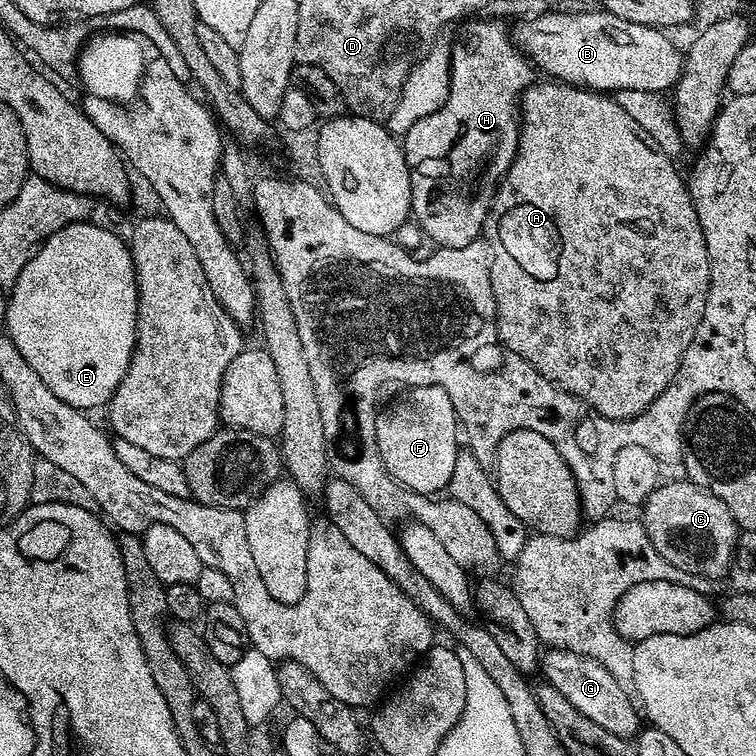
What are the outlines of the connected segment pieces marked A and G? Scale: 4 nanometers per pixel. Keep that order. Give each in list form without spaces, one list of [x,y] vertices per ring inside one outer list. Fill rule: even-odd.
[[[544,82],[548,84],[533,84],[524,89],[523,96],[518,100],[518,119],[520,122],[520,141],[518,142],[518,150],[514,162],[510,166],[510,170],[500,177],[496,185],[496,194],[492,197],[492,205],[488,211],[488,217],[484,223],[483,239],[487,243],[489,254],[489,270],[490,282],[493,286],[494,302],[496,303],[496,334],[499,343],[503,344],[508,351],[518,354],[526,362],[530,362],[530,366],[534,366],[534,370],[538,370],[538,374],[542,374],[550,382],[554,382],[562,390],[566,390],[571,396],[576,396],[584,401],[585,405],[591,411],[602,414],[611,420],[633,420],[638,414],[642,414],[654,402],[654,398],[658,398],[658,394],[662,394],[662,390],[666,390],[666,386],[674,378],[674,374],[678,370],[678,366],[682,362],[682,354],[686,354],[686,346],[690,346],[690,342],[694,338],[694,334],[698,330],[698,326],[702,322],[702,314],[706,310],[706,298],[708,297],[708,287],[710,286],[710,278],[712,277],[712,267],[708,261],[708,251],[706,250],[706,238],[702,234],[702,226],[698,222],[698,214],[694,210],[694,202],[692,195],[688,193],[688,186],[685,177],[680,176],[678,169],[672,165],[673,157],[668,155],[640,128],[637,122],[622,110],[622,106],[618,104],[616,99],[611,95],[603,92],[594,92],[579,86],[565,84],[563,82]]]
[[[549,647],[540,657],[539,671],[544,672],[543,679],[561,692],[575,709],[586,714],[586,717],[595,725],[602,726],[607,733],[616,734],[626,741],[631,741],[639,733],[642,716],[637,701],[626,690],[622,690],[622,686],[618,686],[618,681],[614,679],[614,674],[610,674],[610,670],[606,670],[606,666],[594,658],[570,652],[567,648]]]

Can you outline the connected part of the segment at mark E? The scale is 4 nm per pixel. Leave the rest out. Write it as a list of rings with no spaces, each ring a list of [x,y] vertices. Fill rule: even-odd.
[[[97,222],[71,224],[37,247],[18,282],[8,292],[8,309],[2,318],[18,354],[30,362],[34,374],[46,382],[62,402],[81,410],[103,409],[130,366],[136,345],[138,286],[131,247],[116,232]]]

